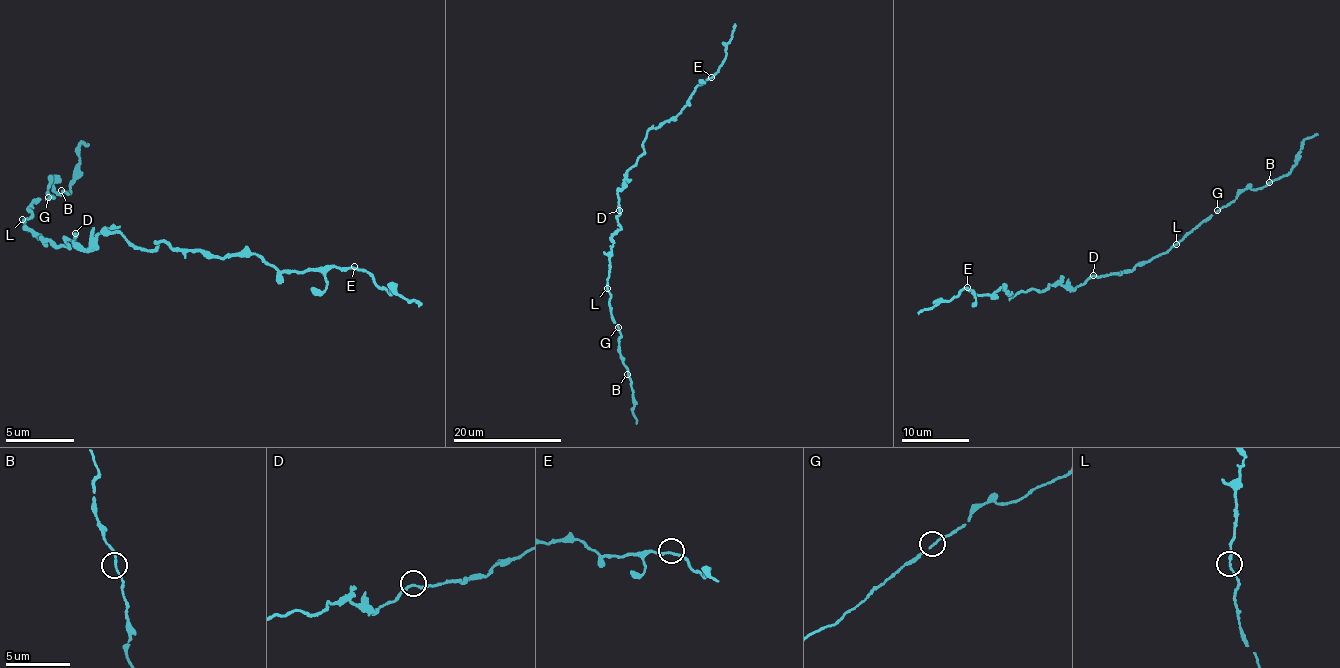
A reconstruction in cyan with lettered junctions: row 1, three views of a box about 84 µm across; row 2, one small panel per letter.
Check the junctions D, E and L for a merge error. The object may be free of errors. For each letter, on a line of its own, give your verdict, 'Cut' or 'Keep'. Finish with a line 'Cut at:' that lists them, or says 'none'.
D: Keep
E: Keep
L: Keep
Cut at: none

